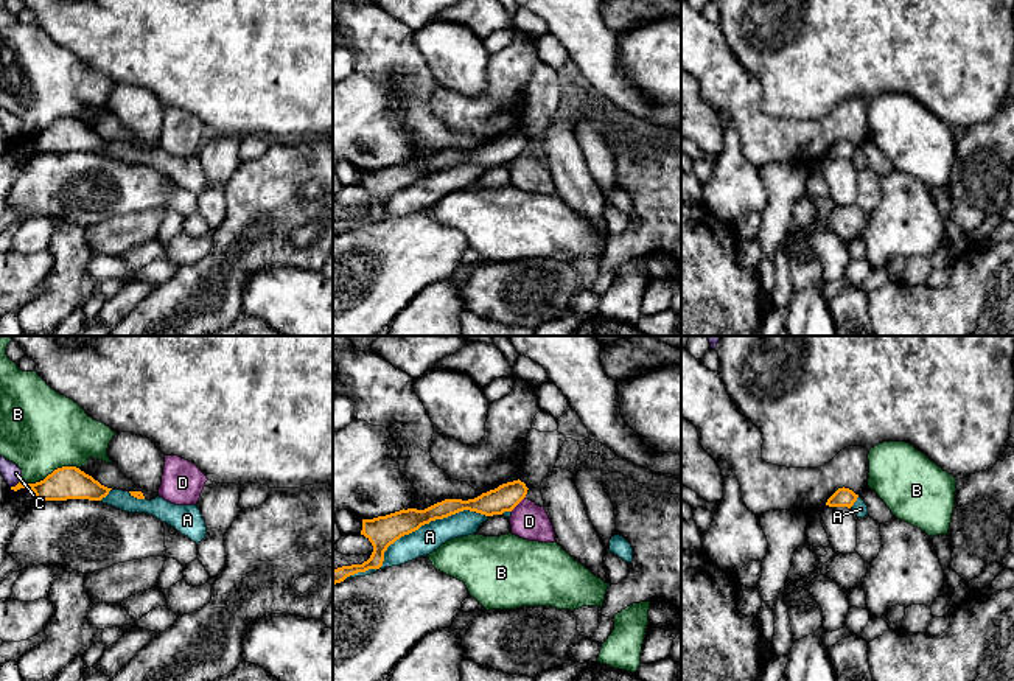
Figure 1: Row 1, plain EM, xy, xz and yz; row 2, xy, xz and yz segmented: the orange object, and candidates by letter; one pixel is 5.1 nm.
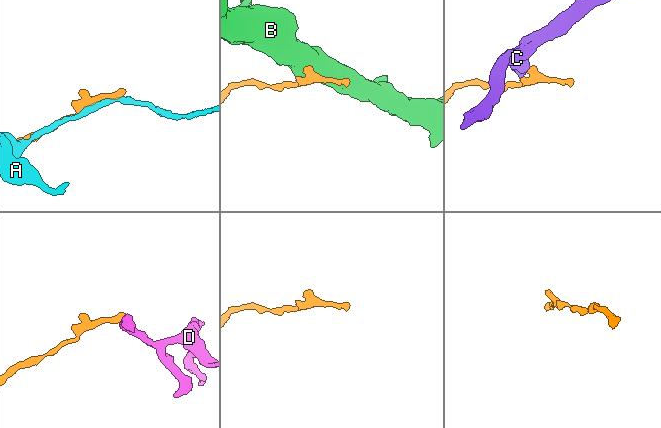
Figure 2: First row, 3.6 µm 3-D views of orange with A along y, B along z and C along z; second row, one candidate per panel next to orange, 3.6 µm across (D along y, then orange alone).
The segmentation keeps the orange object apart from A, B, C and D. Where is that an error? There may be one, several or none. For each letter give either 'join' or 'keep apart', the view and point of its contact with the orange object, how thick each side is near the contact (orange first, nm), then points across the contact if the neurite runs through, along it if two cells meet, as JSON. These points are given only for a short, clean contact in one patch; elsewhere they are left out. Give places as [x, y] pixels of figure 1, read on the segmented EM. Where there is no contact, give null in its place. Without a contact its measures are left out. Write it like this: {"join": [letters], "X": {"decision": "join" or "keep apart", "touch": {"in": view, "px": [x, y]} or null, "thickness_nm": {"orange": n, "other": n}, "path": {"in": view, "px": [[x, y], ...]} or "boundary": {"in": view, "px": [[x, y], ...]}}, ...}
{"join": [], "A": {"decision": "keep apart", "touch": {"in": "xz", "px": [409, 532]}, "thickness_nm": {"orange": 160, "other": 140}}, "B": {"decision": "keep apart", "touch": {"in": "xy", "px": [52, 473]}, "thickness_nm": {"orange": 180, "other": 420}}, "C": {"decision": "keep apart", "touch": {"in": "xy", "px": [17, 484]}, "thickness_nm": {"orange": 170, "other": 100}}, "D": {"decision": "keep apart", "touch": {"in": "xz", "px": [517, 504]}, "thickness_nm": {"orange": 140, "other": 190}, "boundary": {"in": "xz", "px": [[524, 496], [510, 510]]}}}

